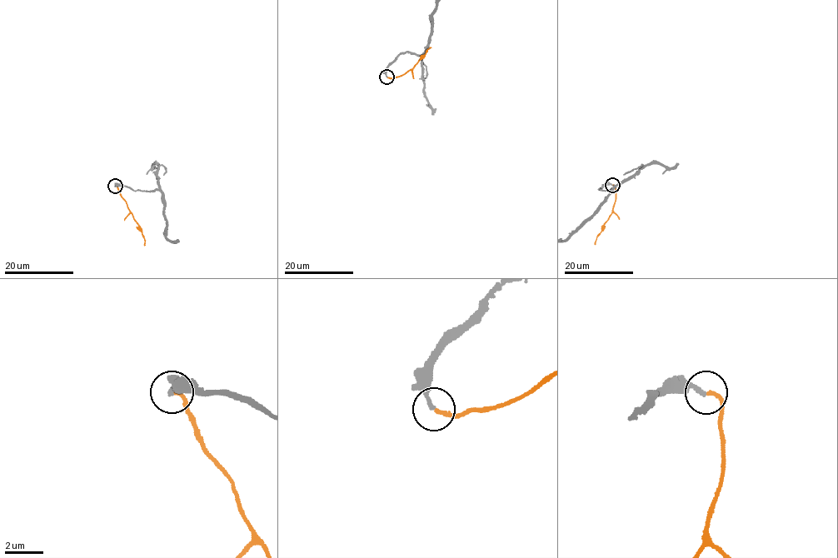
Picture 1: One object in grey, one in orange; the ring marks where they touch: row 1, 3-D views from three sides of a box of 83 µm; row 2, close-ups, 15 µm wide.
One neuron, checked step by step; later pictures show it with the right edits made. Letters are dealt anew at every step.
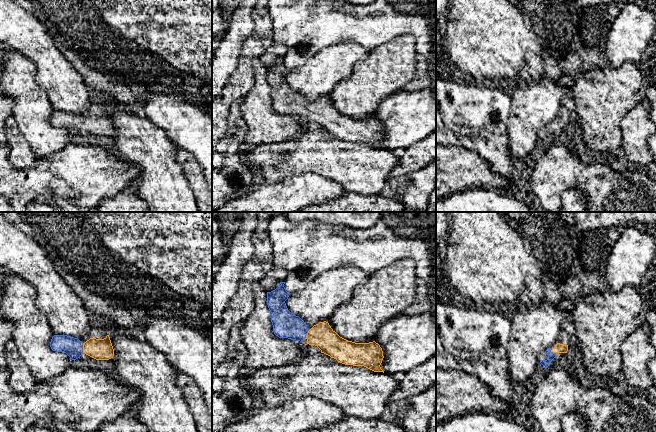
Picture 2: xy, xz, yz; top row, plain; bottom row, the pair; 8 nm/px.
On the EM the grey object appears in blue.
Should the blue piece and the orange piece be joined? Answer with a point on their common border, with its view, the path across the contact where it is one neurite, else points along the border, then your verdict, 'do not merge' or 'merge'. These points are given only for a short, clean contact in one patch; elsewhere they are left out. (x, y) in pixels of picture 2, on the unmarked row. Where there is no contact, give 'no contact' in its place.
meets blue in yz at (552, 128); runs through yz (551, 131), (552, 128), (559, 124); merge

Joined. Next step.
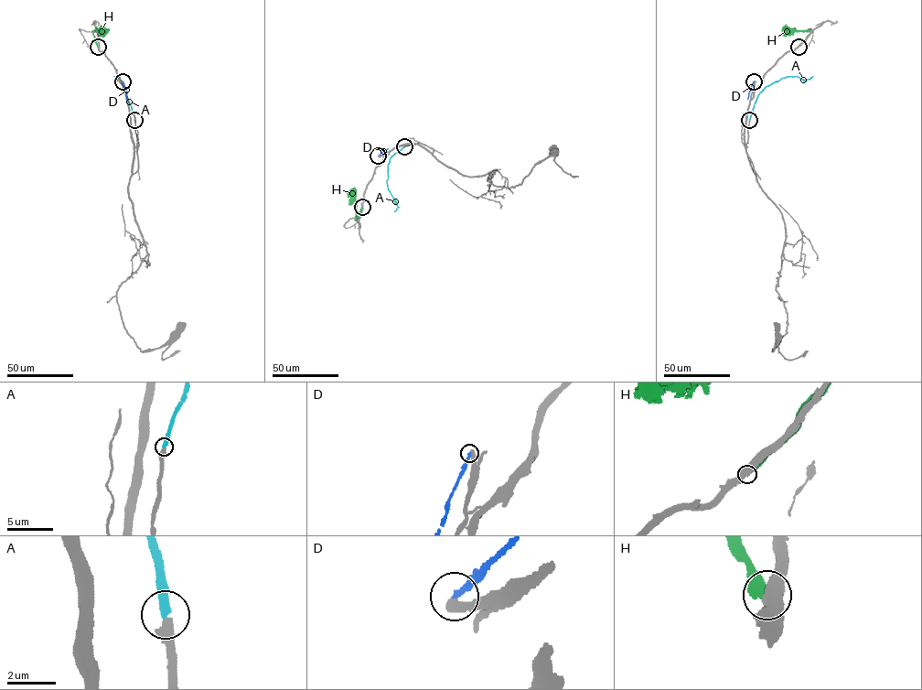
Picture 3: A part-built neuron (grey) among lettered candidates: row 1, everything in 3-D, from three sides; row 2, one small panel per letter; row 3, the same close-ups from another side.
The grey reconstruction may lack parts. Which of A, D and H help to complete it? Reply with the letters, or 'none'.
A

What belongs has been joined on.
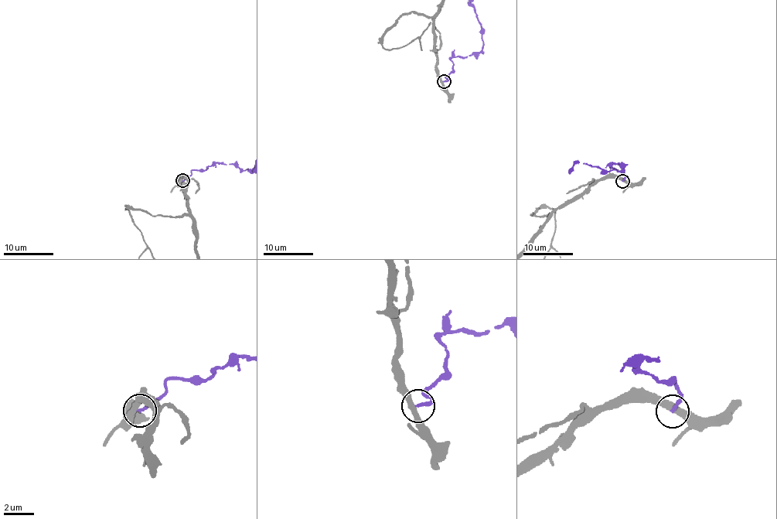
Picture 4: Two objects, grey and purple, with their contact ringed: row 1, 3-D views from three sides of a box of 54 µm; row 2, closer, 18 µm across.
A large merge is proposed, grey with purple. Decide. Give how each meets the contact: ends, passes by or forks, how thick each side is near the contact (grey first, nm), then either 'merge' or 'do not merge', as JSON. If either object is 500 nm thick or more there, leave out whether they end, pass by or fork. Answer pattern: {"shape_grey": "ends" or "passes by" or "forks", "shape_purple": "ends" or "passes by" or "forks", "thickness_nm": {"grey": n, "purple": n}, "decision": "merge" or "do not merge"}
{"shape_grey": "passes by", "shape_purple": "ends", "thickness_nm": {"grey": 400, "purple": 180}, "decision": "do not merge"}

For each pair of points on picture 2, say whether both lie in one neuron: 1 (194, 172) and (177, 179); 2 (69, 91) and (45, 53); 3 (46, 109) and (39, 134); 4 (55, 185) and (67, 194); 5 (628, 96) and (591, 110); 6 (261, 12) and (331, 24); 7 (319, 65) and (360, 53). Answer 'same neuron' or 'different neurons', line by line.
1: different neurons
2: same neuron
3: same neuron
4: same neuron
5: same neuron
6: different neurons
7: same neuron

